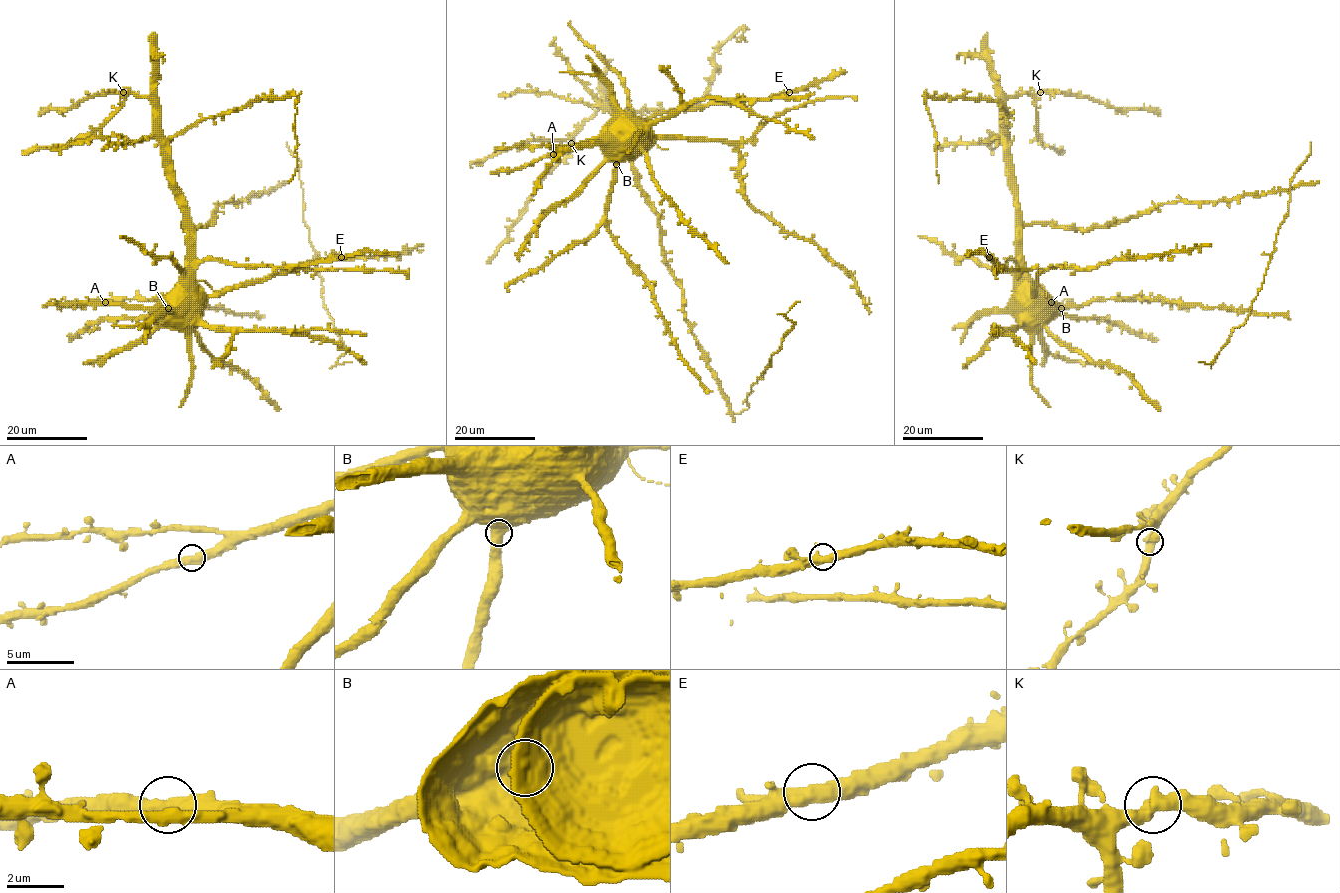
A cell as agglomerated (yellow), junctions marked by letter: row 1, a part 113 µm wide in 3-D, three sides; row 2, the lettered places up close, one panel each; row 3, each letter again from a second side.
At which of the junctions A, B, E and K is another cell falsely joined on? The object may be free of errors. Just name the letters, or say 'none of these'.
none of these

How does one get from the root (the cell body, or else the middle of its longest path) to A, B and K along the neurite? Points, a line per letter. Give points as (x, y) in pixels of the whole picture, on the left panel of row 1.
A: (180, 312), (173, 312), (161, 323), (148, 309), (105, 302)
B: (180, 312), (168, 304), (170, 301), (168, 308)
K: (180, 312), (185, 303), (186, 229), (168, 140), (160, 126), (158, 107), (150, 99), (122, 92)

